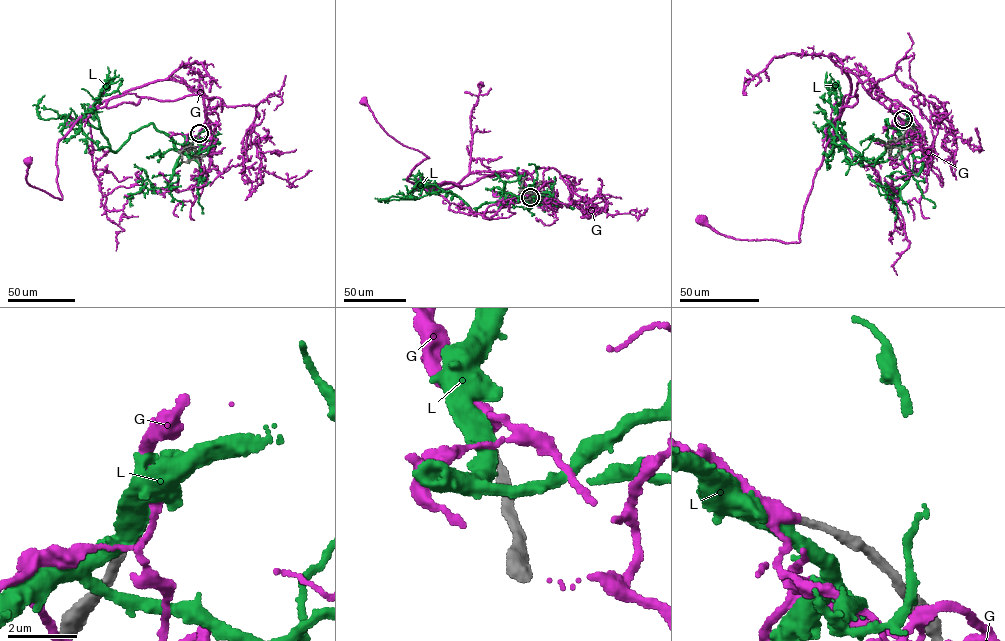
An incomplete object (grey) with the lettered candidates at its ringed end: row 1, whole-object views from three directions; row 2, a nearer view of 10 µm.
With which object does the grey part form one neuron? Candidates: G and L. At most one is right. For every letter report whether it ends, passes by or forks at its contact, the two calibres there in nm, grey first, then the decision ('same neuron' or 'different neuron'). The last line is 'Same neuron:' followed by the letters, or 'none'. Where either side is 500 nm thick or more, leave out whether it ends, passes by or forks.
G: it passes by; 240 nm thick on the grey side, 340 nm on the other; same neuron
L: it passes by; 240 nm thick on the grey side, 480 nm on the other; different neuron
Same neuron: G

